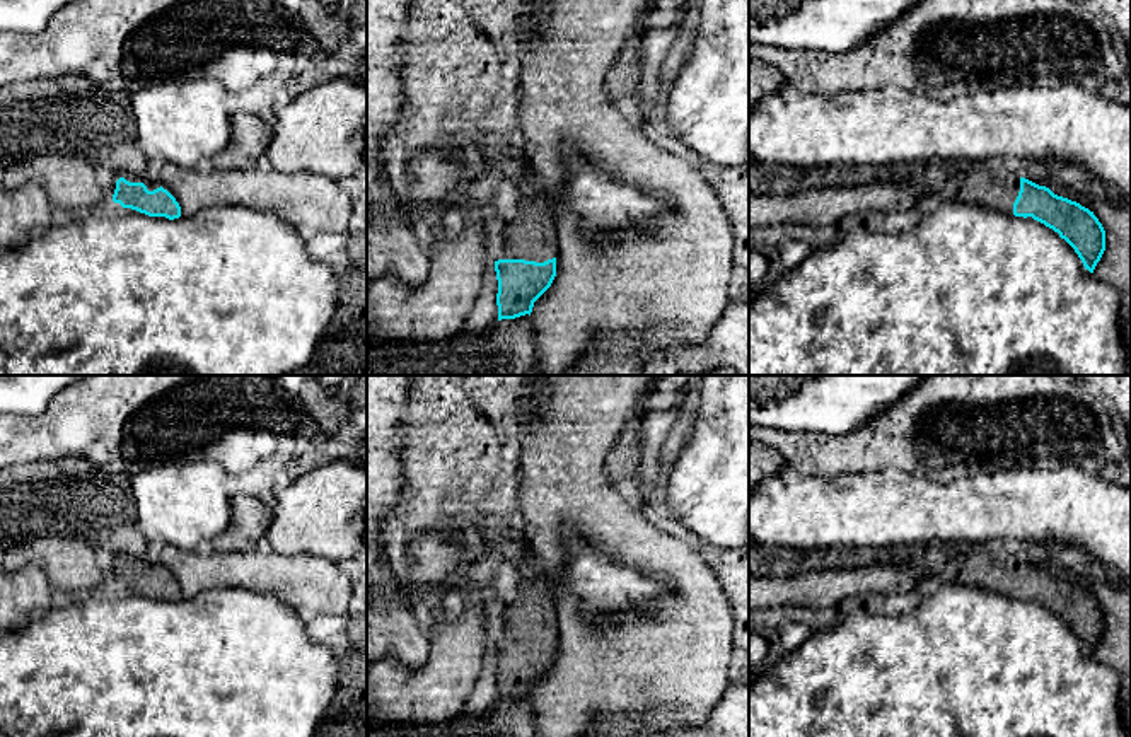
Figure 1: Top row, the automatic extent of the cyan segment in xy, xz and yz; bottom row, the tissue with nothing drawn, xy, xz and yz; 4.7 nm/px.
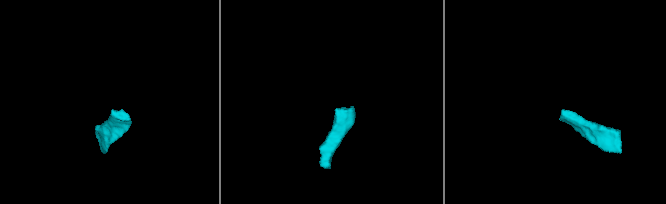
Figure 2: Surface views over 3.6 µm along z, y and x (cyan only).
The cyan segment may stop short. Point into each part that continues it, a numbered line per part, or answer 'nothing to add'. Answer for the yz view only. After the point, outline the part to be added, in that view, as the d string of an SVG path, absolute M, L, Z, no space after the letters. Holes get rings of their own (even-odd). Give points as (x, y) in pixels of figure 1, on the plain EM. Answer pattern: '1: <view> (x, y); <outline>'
1: yz (993, 565); M1001 541L911 546L897 551L897 556L911 561L931 583L960 582L991 587L1006 597L1013 597L1013 585L1020 573L1020 558Z

